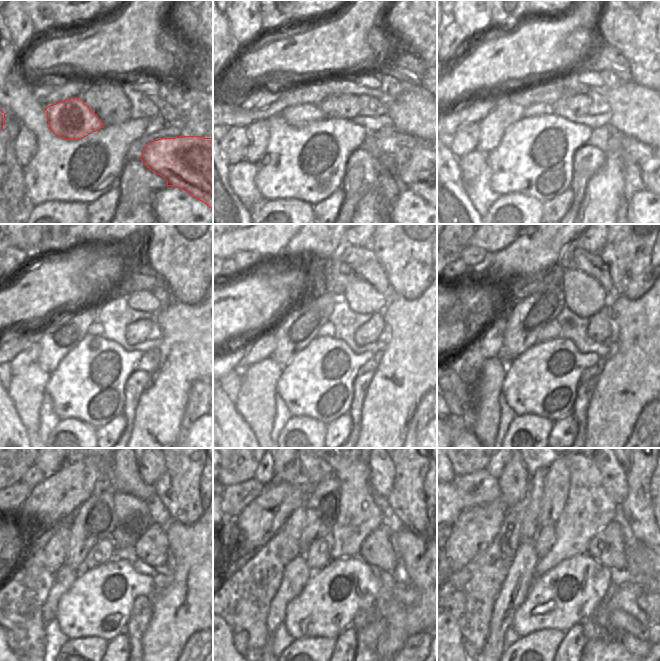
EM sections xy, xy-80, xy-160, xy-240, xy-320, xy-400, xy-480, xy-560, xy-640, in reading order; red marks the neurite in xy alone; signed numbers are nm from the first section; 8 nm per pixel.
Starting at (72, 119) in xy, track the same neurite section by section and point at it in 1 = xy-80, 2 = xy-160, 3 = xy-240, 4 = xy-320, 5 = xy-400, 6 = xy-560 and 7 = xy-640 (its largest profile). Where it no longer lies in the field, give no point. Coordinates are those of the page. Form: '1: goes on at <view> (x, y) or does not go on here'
1: goes on at xy-80 (299, 116)
2: goes on at xy-160 (537, 109)
3: goes on at xy-240 (96, 329)
4: goes on at xy-320 (328, 329)
5: goes on at xy-400 (553, 330)
6: goes on at xy-560 (318, 555)
7: goes on at xy-640 (545, 538)

